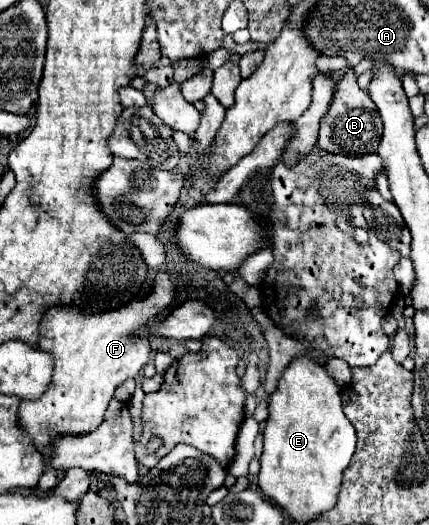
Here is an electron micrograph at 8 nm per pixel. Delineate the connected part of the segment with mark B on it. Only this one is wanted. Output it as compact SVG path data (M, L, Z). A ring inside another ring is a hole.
M349 68L343 78L337 82L337 90L331 102L331 108L327 116L321 120L321 130L319 130L319 146L321 150L329 154L345 154L345 156L365 156L365 154L375 154L379 148L383 124L377 112L377 106L369 98L367 92L363 92L357 86L357 76Z

